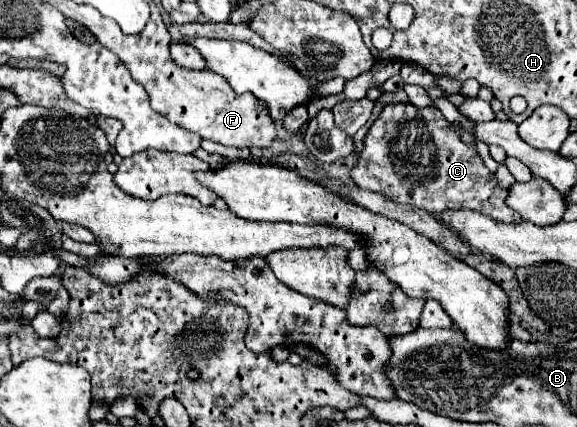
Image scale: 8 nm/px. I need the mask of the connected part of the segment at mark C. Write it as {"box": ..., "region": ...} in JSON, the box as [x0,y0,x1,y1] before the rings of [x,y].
{"box":[349,105,521,221],"region":[[[385,105],[377,121],[369,127],[363,139],[363,151],[349,175],[359,189],[369,189],[385,199],[415,205],[429,213],[473,209],[491,215],[495,221],[521,221],[521,217],[505,205],[507,189],[497,185],[495,175],[485,167],[477,151],[461,141],[459,131],[449,129],[449,121],[435,105]]]}

